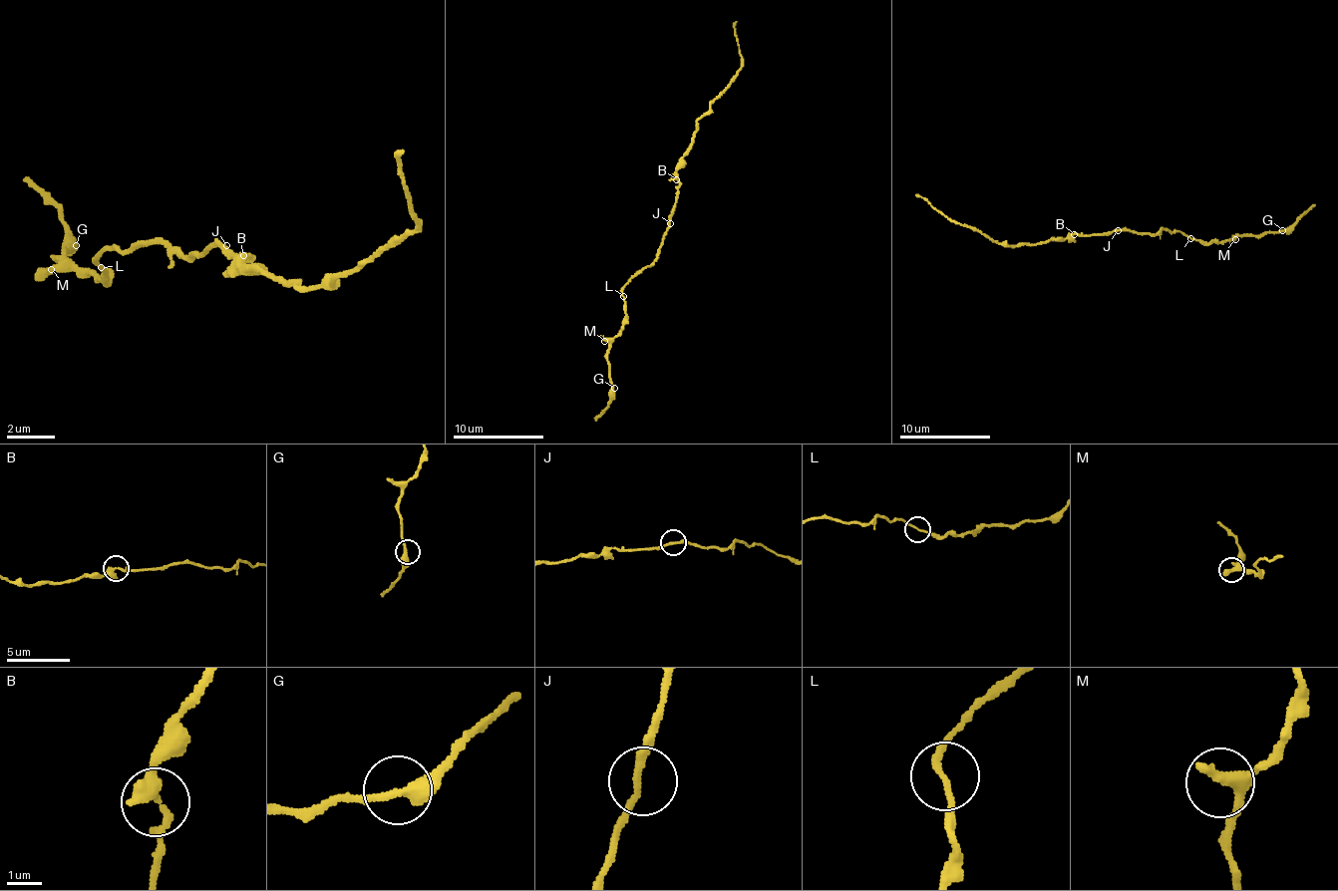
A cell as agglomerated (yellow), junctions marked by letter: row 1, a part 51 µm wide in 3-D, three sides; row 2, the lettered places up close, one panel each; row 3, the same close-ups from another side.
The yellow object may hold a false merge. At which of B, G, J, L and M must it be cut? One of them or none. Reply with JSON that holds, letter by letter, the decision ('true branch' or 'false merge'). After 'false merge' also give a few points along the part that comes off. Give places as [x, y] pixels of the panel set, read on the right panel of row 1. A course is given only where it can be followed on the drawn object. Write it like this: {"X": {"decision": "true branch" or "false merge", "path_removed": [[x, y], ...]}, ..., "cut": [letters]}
{"B": {"decision": "true branch"}, "G": {"decision": "true branch"}, "J": {"decision": "true branch"}, "L": {"decision": "true branch"}, "M": {"decision": "true branch"}, "cut": []}

